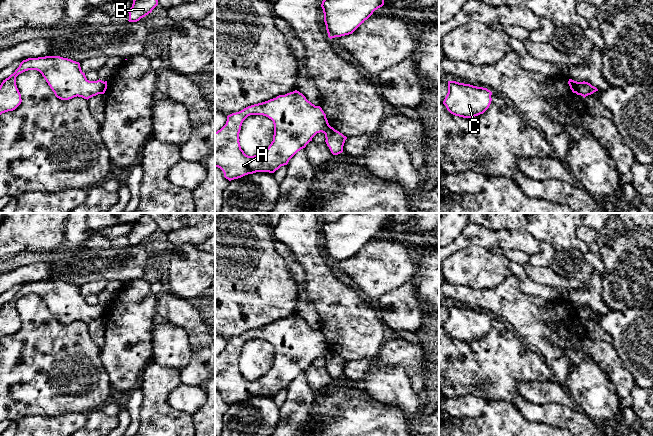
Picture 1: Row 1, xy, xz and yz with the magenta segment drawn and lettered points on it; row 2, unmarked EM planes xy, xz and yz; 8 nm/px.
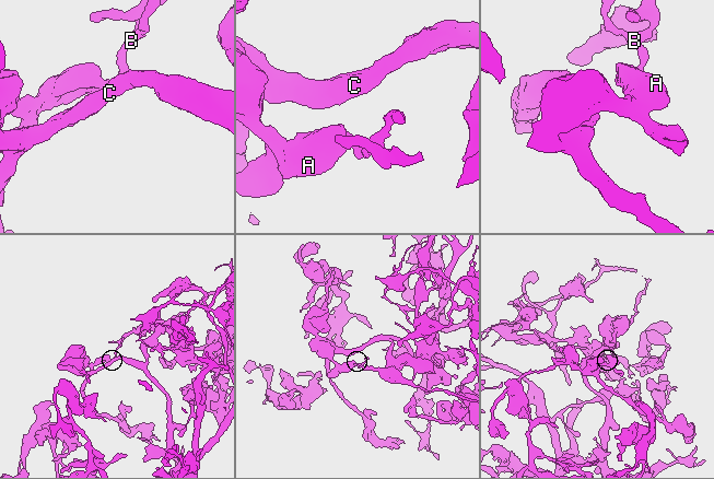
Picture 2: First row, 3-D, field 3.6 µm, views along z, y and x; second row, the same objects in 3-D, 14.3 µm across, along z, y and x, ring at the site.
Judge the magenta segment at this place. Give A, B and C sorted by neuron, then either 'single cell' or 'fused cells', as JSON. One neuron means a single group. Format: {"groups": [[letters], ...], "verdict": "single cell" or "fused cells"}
{"groups": [["A", "C"], ["B"]], "verdict": "fused cells"}

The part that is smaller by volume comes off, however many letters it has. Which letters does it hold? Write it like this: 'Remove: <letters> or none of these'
Remove: B

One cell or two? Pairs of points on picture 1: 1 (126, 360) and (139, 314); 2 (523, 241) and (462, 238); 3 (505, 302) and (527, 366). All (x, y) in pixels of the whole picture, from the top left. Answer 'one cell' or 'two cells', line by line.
1: one cell
2: one cell
3: two cells

